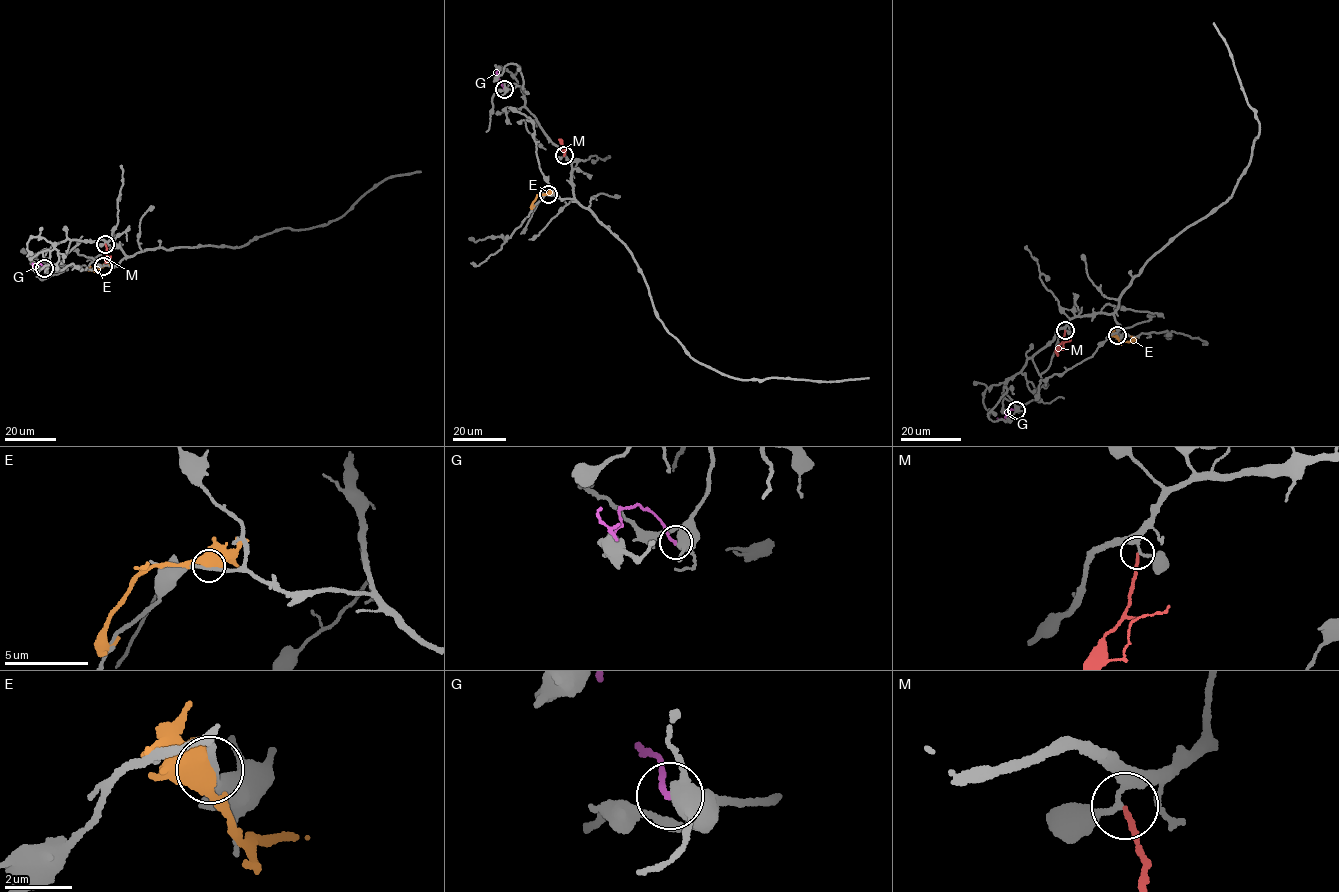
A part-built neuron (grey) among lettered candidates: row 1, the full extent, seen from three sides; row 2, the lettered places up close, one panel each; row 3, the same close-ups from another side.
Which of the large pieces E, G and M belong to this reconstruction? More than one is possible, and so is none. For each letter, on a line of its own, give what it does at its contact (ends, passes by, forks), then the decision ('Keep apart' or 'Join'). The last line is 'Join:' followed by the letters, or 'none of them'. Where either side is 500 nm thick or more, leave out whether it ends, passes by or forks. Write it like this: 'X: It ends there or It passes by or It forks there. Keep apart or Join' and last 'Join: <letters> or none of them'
E: Keep apart
G: It ends there. Keep apart
M: It ends there. Join
Join: M

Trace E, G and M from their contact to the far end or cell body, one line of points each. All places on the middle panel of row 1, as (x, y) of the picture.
E: (548, 194), (538, 195), (534, 206)
G: (504, 88), (497, 71)
M: (564, 155), (561, 143), (564, 156)

